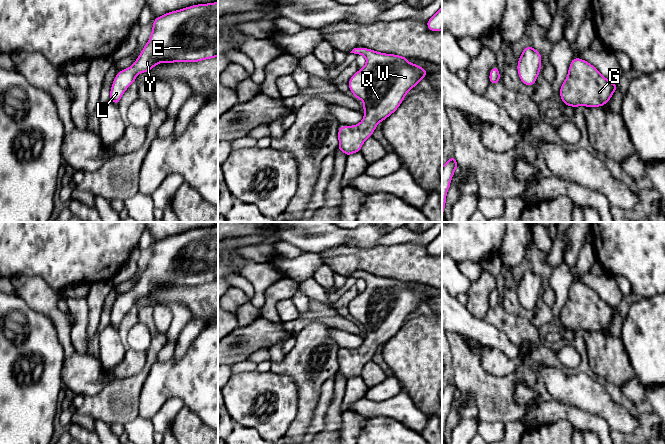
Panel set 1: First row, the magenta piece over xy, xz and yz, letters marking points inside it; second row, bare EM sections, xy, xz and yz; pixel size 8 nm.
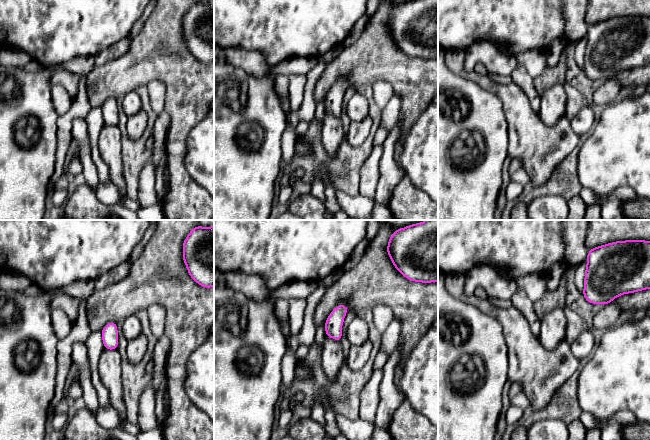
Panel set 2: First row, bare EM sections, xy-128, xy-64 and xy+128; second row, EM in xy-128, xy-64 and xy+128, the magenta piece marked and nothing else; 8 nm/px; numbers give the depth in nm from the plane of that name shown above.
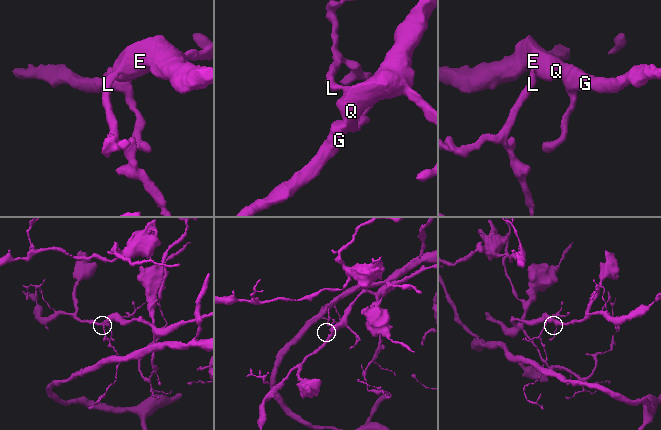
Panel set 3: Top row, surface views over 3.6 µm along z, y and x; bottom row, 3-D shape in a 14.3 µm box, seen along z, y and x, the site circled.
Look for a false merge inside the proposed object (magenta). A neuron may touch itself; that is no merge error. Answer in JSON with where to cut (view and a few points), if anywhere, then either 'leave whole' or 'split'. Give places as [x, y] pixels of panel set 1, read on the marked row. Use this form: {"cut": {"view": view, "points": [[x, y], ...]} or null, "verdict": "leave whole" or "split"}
{"cut": null, "verdict": "leave whole"}

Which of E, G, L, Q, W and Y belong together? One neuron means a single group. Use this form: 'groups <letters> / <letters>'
groups E G L Q W Y

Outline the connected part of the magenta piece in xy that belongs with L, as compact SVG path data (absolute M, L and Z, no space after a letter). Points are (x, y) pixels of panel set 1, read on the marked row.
M218 2L170 11L154 19L151 36L136 61L117 73L110 101L118 105L137 75L158 63L194 63L214 57L218 57Z

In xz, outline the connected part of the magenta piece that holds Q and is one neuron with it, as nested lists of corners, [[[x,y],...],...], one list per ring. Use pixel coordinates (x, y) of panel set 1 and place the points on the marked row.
[[[364,47],[354,48],[350,53],[366,57],[366,65],[348,81],[354,97],[364,103],[364,117],[359,124],[338,128],[337,150],[346,156],[360,152],[378,123],[393,114],[406,94],[428,74],[425,68],[409,63],[404,56]]]

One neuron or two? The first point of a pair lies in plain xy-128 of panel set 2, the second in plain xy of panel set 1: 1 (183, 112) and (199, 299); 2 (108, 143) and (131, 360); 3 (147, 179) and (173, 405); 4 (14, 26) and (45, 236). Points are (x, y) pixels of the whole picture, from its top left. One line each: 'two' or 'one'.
1: one
2: two
3: two
4: one

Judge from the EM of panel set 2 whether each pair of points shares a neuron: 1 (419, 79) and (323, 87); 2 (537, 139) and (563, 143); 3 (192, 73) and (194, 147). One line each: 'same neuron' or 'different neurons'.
1: same neuron
2: same neuron
3: different neurons

